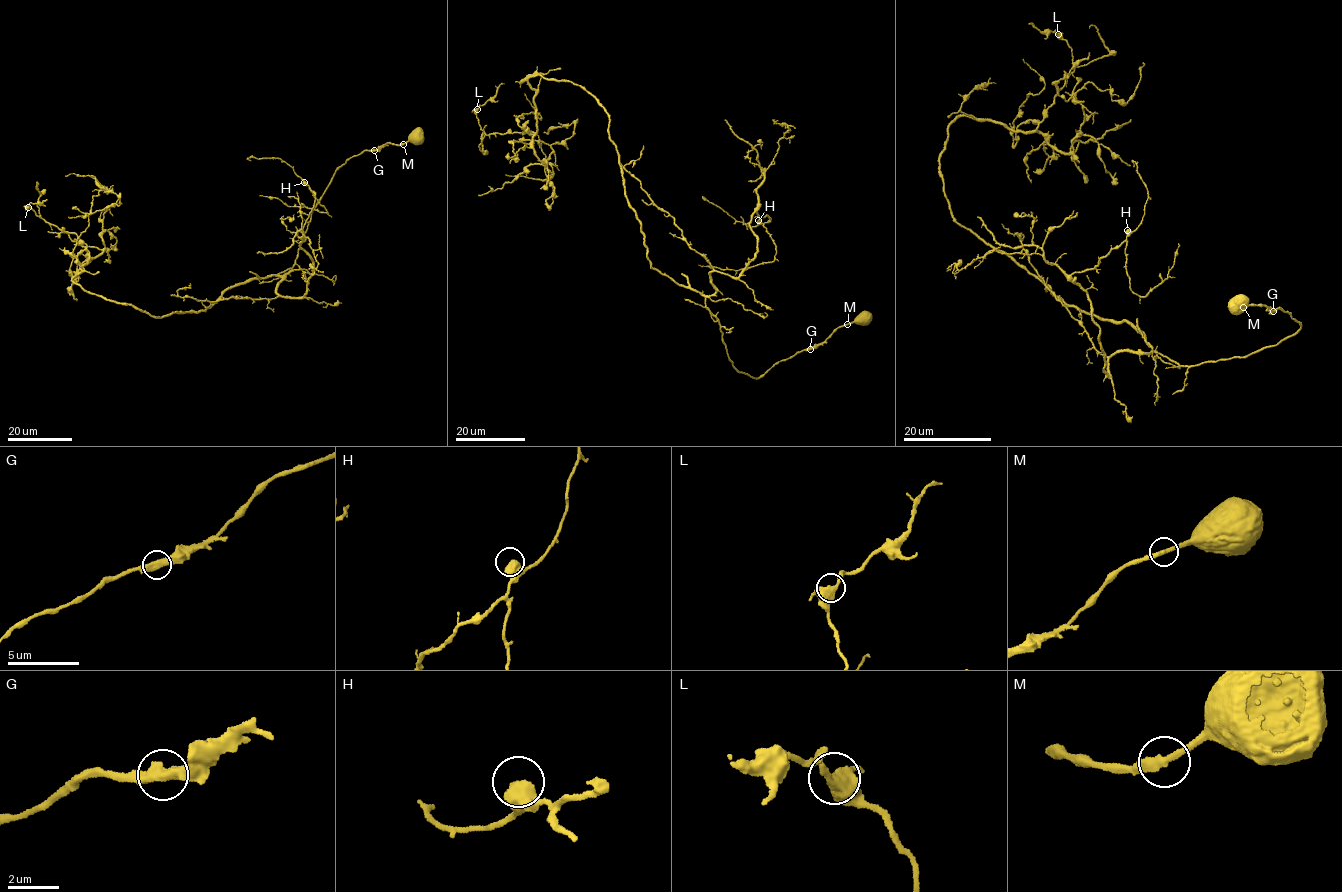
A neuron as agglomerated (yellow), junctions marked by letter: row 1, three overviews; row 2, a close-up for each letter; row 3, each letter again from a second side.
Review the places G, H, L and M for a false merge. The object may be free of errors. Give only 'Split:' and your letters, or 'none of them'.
Split: none of them

